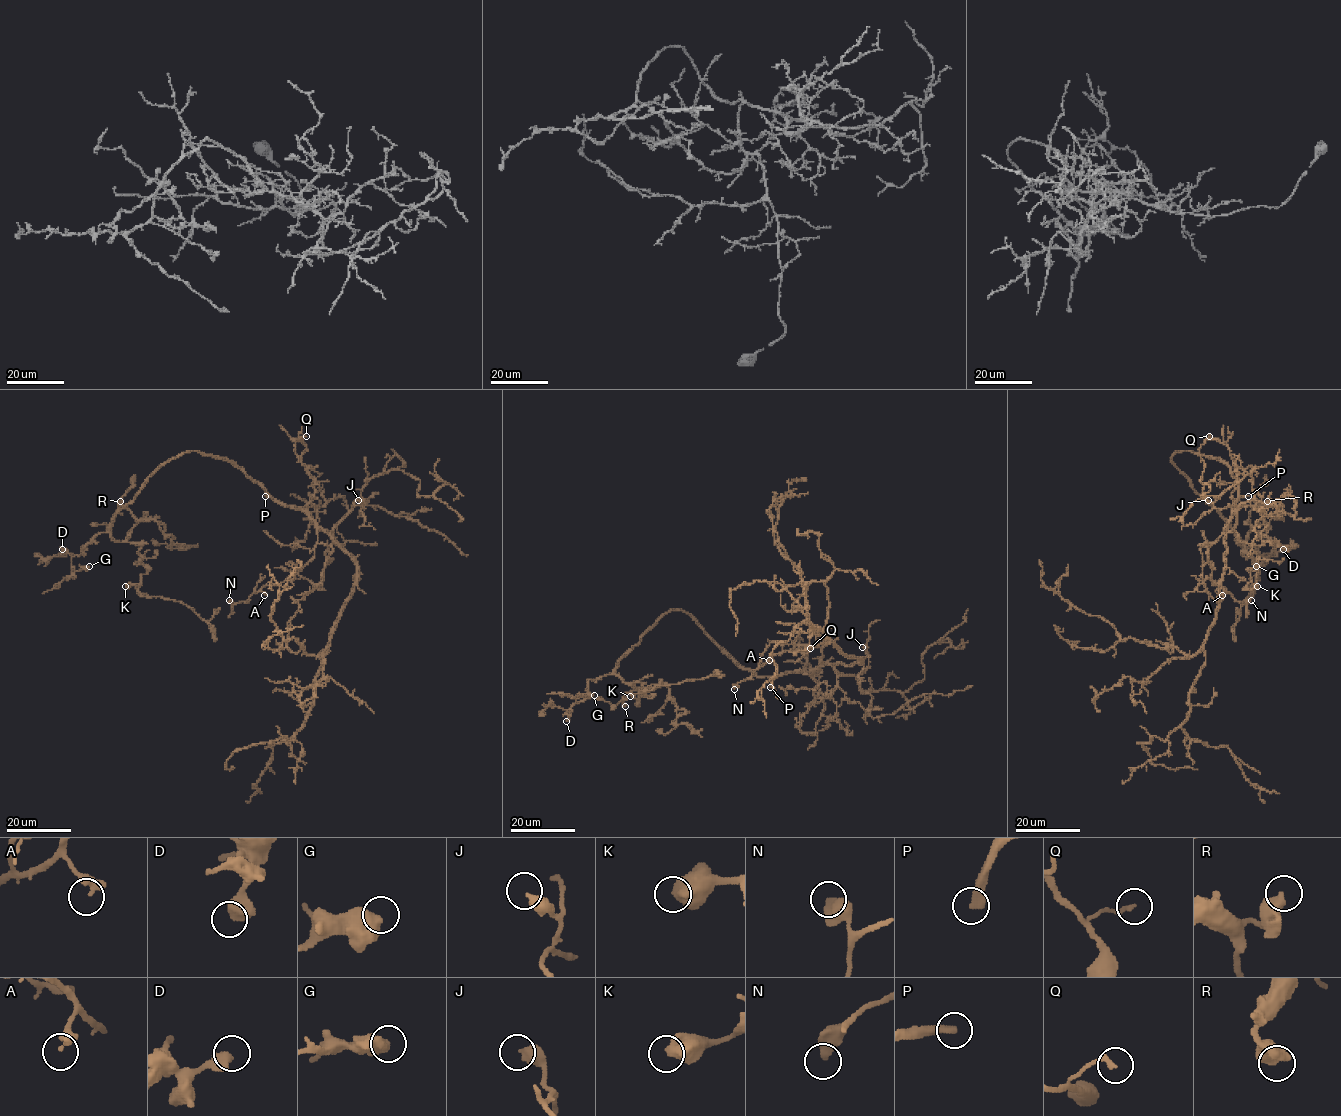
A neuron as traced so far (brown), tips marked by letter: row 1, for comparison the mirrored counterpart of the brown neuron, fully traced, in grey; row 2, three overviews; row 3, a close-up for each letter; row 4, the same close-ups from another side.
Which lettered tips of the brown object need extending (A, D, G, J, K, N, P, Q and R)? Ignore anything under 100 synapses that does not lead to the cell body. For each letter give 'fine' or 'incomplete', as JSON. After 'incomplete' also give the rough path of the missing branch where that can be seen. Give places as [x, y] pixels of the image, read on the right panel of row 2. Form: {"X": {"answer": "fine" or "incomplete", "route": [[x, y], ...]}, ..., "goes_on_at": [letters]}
{"A": {"answer": "fine"}, "D": {"answer": "fine"}, "G": {"answer": "fine"}, "J": {"answer": "fine"}, "K": {"answer": "fine"}, "N": {"answer": "fine"}, "P": {"answer": "incomplete"}, "Q": {"answer": "fine"}, "R": {"answer": "fine"}, "goes_on_at": ["P"]}

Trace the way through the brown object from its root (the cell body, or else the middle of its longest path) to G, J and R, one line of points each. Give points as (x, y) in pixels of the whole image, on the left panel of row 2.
G: (274, 499), (227, 461), (186, 451), (162, 464), (112, 525), (71, 556), (75, 571), (89, 566)
J: (274, 499), (301, 507), (327, 531), (354, 506), (362, 505), (364, 509), (358, 500)
R: (274, 499), (227, 461), (186, 451), (162, 464), (115, 516), (111, 536), (123, 541), (136, 518), (120, 501)

